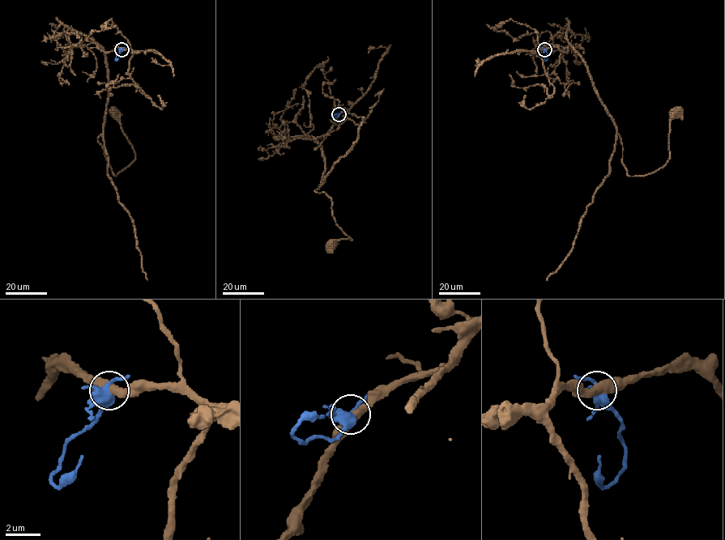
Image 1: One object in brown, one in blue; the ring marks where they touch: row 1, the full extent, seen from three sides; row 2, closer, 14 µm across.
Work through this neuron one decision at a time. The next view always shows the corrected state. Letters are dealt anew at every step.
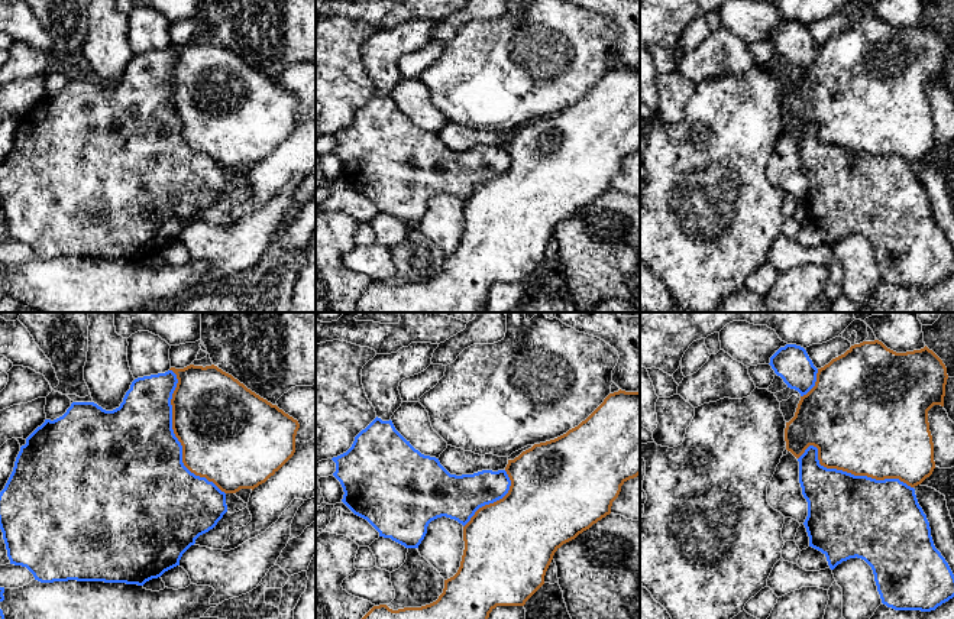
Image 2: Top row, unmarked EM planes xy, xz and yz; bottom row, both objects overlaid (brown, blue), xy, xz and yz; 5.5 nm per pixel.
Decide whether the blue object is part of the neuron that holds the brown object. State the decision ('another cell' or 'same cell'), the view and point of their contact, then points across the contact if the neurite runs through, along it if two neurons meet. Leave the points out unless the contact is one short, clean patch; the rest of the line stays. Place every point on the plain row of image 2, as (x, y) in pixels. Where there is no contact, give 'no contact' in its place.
another cell | xy (175, 112)

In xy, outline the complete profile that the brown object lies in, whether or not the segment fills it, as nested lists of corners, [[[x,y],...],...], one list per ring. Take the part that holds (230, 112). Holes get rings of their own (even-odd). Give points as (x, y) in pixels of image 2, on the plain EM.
[[[217,42],[171,43],[178,59],[172,69],[172,106],[182,121],[182,139],[224,169],[255,165],[295,129],[297,95],[261,74]]]

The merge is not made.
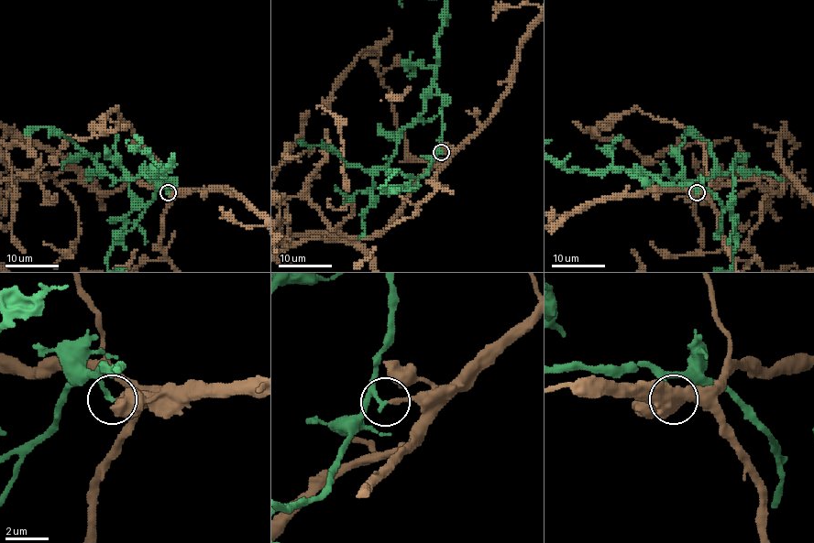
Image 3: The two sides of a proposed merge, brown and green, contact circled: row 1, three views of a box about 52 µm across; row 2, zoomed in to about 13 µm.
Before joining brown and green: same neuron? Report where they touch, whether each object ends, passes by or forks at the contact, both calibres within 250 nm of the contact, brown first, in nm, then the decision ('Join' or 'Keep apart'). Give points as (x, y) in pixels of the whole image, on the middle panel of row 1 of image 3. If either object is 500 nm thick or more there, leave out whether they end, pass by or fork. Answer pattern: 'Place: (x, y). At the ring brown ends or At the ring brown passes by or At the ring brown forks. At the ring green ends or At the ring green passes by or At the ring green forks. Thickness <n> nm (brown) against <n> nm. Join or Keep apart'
Place: (441, 152). At the ring brown ends. At the ring green ends. Thickness 240 nm (brown) against 200 nm. Keep apart

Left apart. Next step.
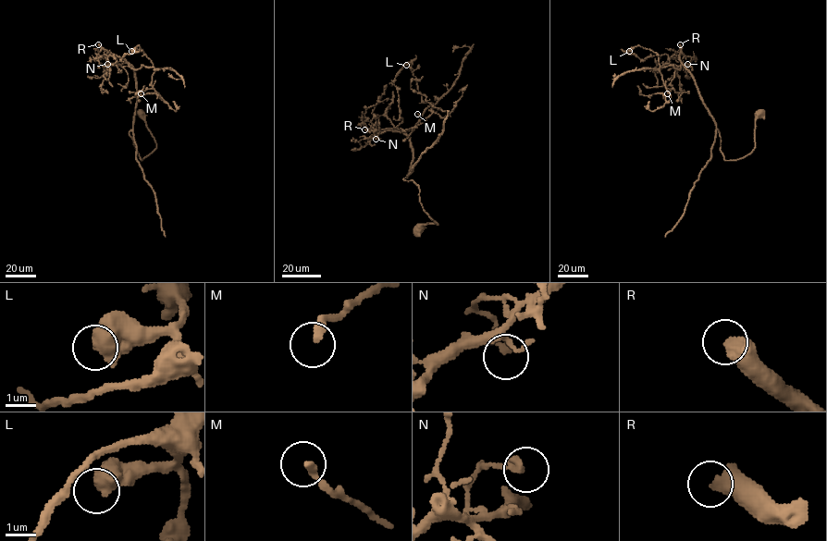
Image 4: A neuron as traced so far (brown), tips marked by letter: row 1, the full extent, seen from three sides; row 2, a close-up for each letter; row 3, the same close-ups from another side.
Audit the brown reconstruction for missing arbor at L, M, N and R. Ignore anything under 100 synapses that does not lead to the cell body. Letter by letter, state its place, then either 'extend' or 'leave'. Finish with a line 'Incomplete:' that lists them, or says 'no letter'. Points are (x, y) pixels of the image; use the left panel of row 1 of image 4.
L: at (131, 51); leave
M: at (141, 93); leave
N: at (107, 64); leave
R: at (98, 44); extend
Incomplete: R

